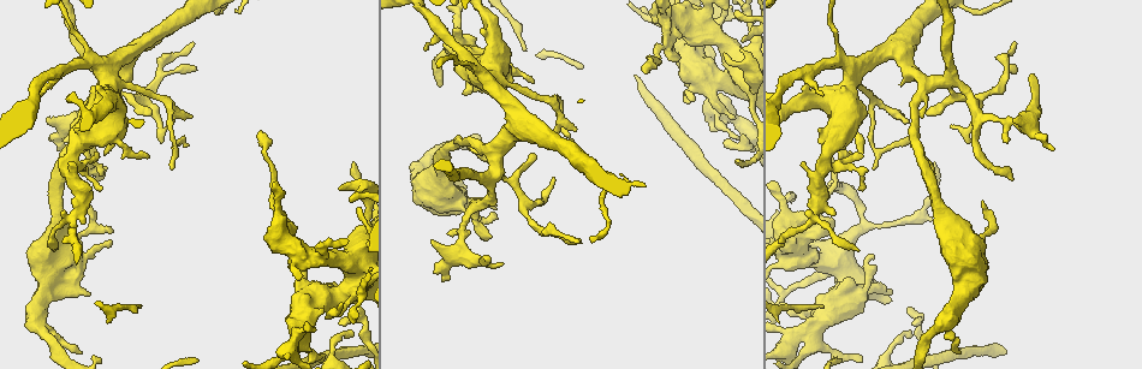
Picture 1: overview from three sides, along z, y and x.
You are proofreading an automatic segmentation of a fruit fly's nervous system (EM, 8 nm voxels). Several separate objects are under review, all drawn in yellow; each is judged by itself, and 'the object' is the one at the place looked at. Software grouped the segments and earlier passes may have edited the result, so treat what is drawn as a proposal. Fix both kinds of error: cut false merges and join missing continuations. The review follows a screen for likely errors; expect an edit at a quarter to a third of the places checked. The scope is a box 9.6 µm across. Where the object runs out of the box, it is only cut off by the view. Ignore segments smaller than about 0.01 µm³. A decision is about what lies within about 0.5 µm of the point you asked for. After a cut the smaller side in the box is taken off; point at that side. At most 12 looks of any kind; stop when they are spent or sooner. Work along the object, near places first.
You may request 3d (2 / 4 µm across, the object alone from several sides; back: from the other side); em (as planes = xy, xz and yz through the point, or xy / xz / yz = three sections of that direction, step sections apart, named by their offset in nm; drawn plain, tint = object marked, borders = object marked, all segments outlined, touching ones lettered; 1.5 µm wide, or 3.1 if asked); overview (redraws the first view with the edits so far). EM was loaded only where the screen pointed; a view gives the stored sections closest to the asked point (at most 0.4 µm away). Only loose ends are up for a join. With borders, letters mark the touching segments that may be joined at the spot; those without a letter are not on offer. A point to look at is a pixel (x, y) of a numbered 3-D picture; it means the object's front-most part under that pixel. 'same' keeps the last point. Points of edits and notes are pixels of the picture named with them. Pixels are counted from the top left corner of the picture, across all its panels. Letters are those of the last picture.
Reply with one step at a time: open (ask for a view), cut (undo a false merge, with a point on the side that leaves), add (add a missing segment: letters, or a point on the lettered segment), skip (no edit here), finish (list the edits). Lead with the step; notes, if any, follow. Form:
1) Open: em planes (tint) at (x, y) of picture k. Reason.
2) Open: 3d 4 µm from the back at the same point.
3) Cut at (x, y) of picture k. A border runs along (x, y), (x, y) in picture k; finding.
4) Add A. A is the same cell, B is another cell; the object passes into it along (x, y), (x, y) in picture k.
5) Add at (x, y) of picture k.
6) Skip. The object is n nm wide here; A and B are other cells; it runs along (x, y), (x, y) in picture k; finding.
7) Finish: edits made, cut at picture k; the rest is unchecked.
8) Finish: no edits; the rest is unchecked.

Open: 3d 2 µm at (347, 302) of picture 1. Abrupt turn.

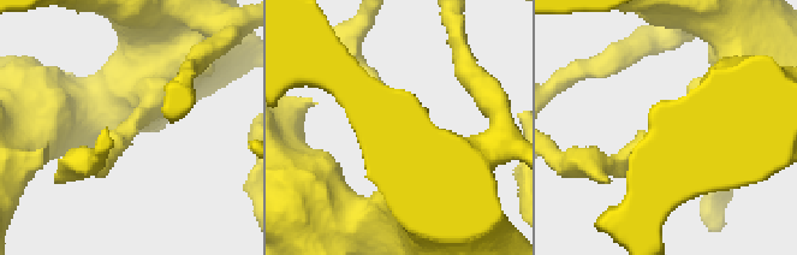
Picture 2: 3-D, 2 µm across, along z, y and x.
Open: em planes (tint) at (130, 128) of picture 2. Need the tissue.

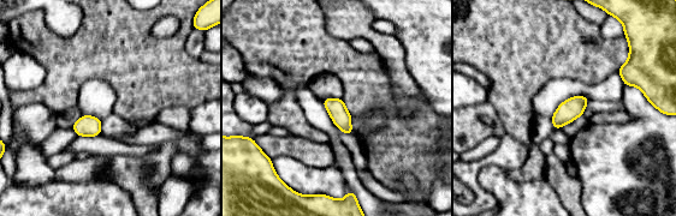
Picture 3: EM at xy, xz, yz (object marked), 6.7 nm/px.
Open: em planes (borders) at the same point.

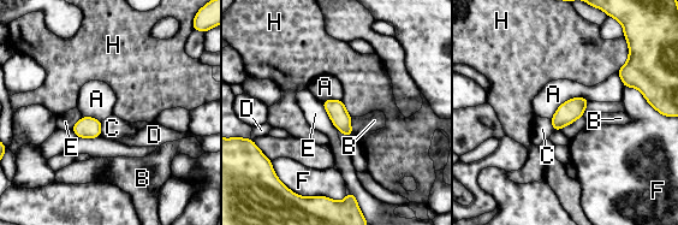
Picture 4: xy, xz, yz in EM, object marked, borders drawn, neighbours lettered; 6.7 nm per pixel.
Skip. The longest contact is with A, 300 nm; A, B, C, D, E, F and H are other cells; a border runs along (320, 101), (337, 130) in picture 4; all the same neuron.

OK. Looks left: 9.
Open: 3d 2 µm at (791, 337) of picture 1. Sudden change in width.

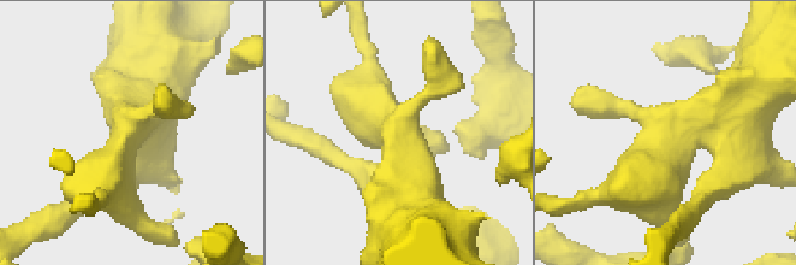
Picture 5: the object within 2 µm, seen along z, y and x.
Open: em planes (borders) at (670, 133) of picture 5. Now the EM.

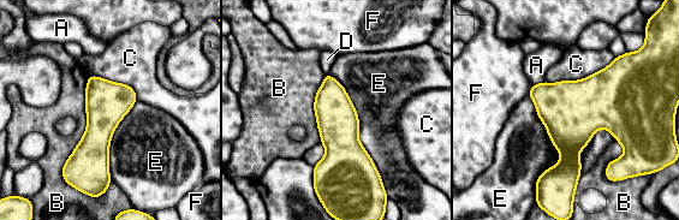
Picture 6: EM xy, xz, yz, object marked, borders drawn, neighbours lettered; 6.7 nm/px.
Skip. The object is 280 nm wide here; A, B, C, D, E and F are other cells; a border runs along (327, 73), (351, 101), (382, 182) in picture 6; all the same neuron.

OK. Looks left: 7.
Open: 3d 4 µm at (86, 135) of picture 1. Calibre changes.

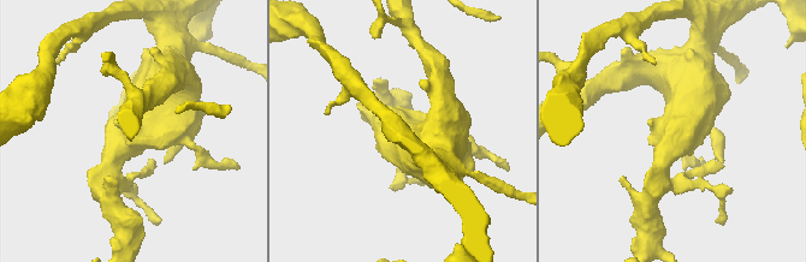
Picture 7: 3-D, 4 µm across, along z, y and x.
Open: em xz step 4 (tint) at (680, 128) of picture 7.

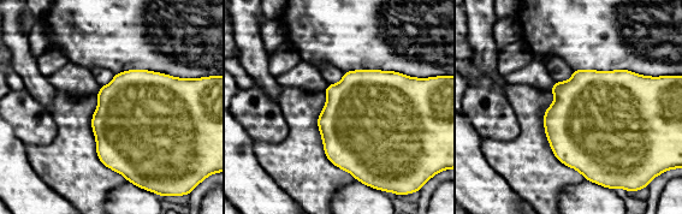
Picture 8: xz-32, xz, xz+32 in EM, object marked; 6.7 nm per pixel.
Open: em xz step 4 (borders) at the same point.

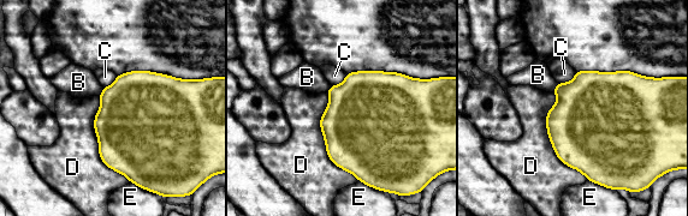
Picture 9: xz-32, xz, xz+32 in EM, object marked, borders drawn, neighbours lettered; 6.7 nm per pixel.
Skip. B, C, D and E are other cells; a border runs along (552, 91), (551, 146), (587, 179) in picture 9; continuous, no second neuron.

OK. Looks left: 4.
Open: em planes (plain) at (1031, 74) of picture 1. Branch stops here.

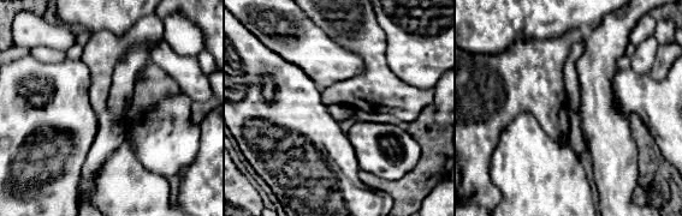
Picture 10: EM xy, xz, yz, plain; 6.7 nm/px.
Open: em planes (borders) at the same point. See the neighbours.

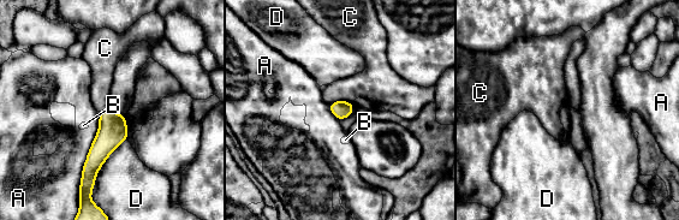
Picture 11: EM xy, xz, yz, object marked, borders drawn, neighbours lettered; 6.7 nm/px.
Skip. A, B, C and D are other cells; no lettered segment goes on from it.

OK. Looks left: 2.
Open: 3d 2 µm at (981, 201) of picture 1.

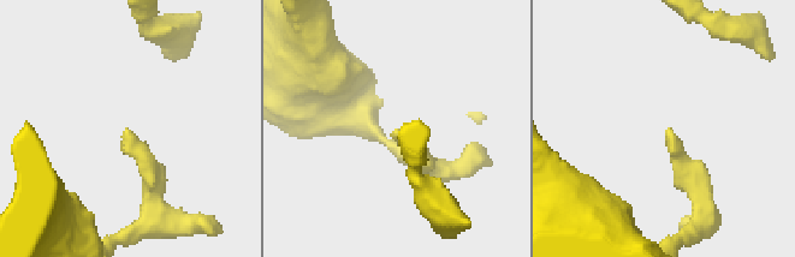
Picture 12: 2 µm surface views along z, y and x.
Open: em planes (borders) at (665, 132) of picture 12. Need the tissue.

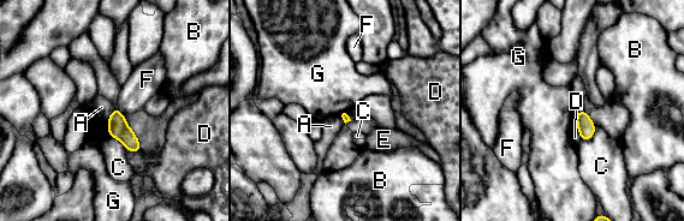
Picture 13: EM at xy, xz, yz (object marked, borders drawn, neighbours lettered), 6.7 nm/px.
Skip. A, B, C, D, E, F and G are other cells; a border runs along (107, 121), (107, 132), (109, 135) in picture 13; none of them fits.

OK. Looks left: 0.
Finish: no edits; the rest is unchecked.

